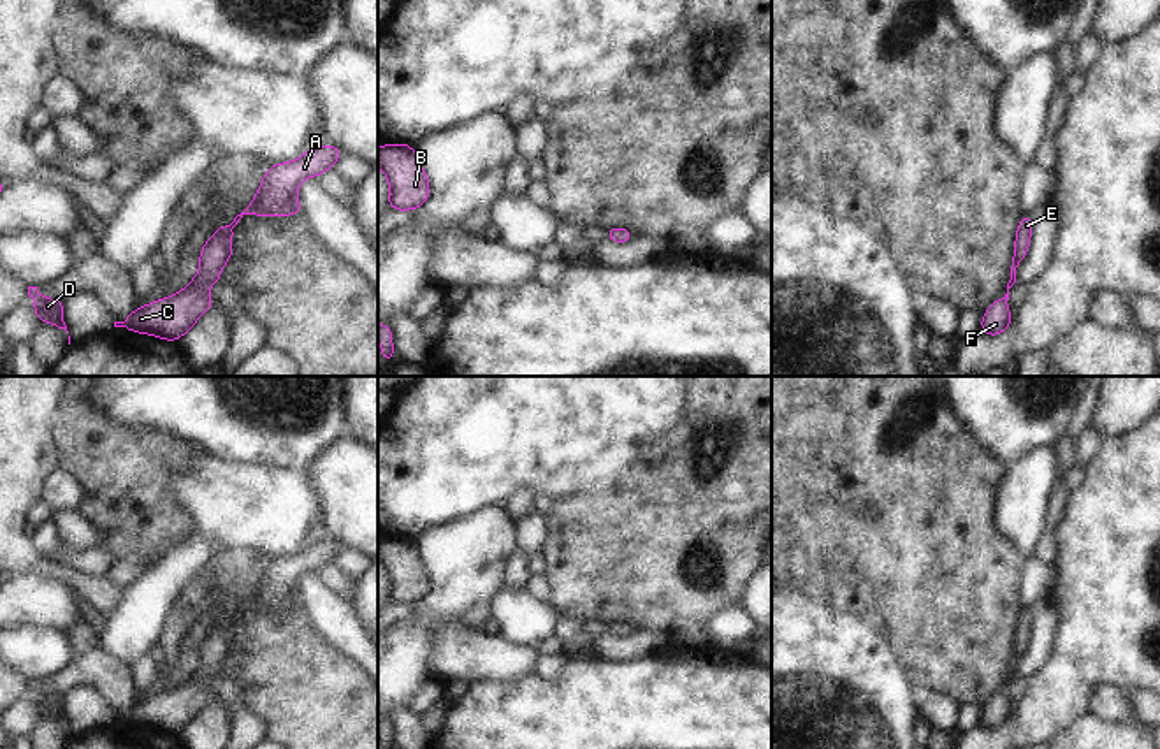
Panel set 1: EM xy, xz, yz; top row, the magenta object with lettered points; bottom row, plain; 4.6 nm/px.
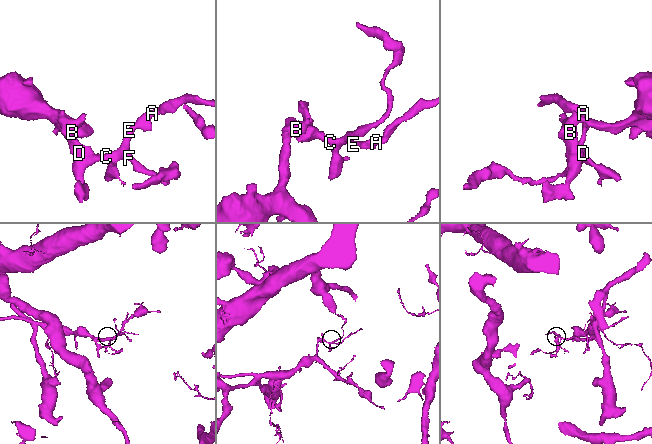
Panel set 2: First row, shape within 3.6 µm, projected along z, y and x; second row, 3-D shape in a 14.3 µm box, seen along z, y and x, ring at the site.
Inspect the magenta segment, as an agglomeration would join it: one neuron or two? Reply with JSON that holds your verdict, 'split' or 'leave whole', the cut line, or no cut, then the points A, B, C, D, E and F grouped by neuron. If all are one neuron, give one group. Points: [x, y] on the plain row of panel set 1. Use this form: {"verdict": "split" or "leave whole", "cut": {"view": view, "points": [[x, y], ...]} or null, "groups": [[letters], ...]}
{"verdict": "leave whole", "cut": null, "groups": [["A", "B", "C", "D", "E", "F"]]}

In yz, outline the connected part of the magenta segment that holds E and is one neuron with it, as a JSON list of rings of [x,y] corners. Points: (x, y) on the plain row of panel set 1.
[[[1023,608],[1019,612],[1019,619],[1018,619],[1018,626],[1016,626],[1016,638],[1014,638],[1014,651],[1012,651],[1012,659],[1011,659],[1011,673],[1007,677],[1007,687],[1002,693],[995,694],[990,700],[990,703],[982,709],[981,724],[984,728],[990,728],[990,730],[1002,728],[1012,716],[1012,712],[1009,710],[1009,698],[1007,698],[1009,682],[1016,677],[1016,661],[1025,654],[1025,649],[1026,649],[1026,644],[1030,638],[1032,617],[1033,615],[1032,615],[1030,608]]]

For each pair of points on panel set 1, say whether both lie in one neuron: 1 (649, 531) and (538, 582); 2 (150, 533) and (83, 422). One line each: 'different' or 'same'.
1: different
2: same

